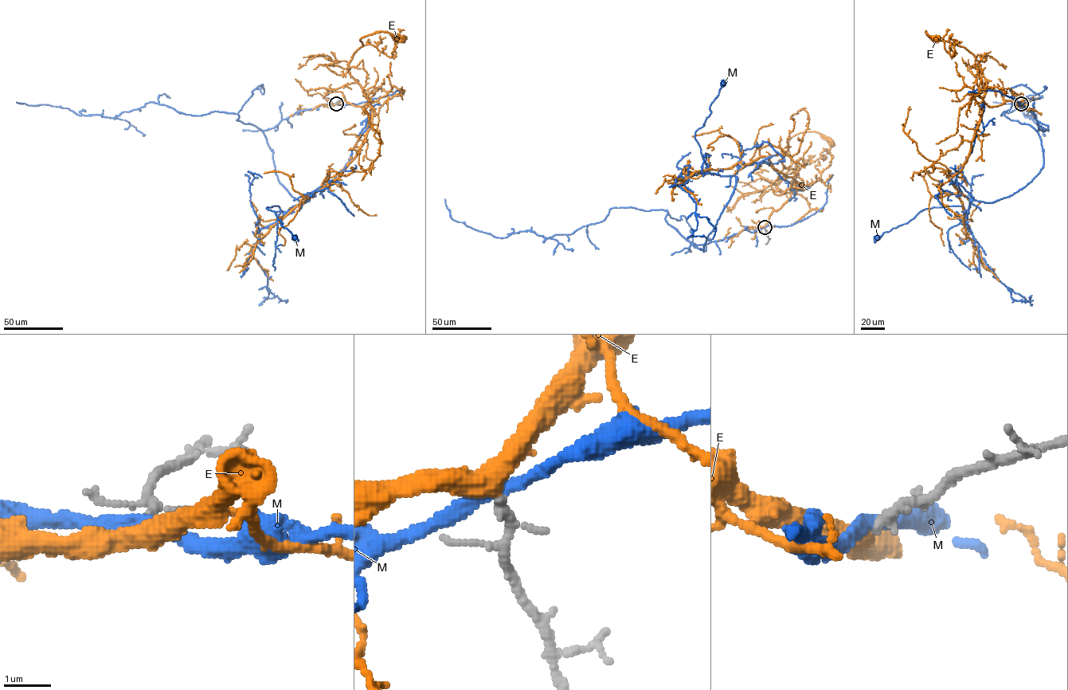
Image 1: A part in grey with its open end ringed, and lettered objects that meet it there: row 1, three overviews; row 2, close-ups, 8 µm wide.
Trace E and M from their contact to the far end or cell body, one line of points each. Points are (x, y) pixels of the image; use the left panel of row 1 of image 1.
E: (336, 103), (370, 102), (348, 69), (361, 39), (380, 32), (402, 38)
M: (336, 103), (297, 111), (263, 131), (278, 180), (301, 202), (307, 199), (287, 212), (266, 208), (295, 237)

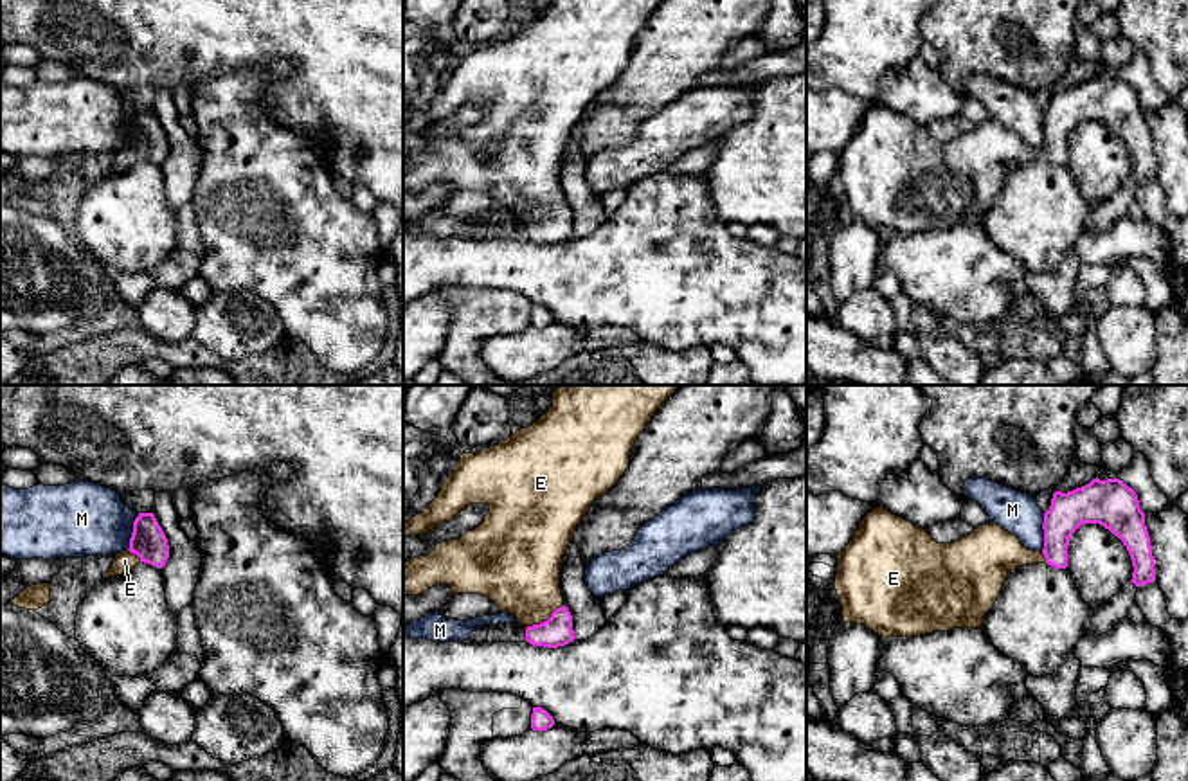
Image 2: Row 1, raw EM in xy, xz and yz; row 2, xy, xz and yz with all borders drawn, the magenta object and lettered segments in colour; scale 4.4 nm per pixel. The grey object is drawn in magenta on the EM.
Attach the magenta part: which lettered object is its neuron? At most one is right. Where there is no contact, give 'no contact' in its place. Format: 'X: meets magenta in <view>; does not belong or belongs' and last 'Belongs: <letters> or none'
E: meets magenta in xz; belongs
M: meets magenta in xy; does not belong
Belongs: E

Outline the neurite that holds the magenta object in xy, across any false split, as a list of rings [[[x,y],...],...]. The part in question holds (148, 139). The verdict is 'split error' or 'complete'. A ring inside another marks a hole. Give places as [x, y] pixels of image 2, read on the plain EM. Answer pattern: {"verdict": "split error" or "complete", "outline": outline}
{"verdict": "split error", "outline": [[[139,110],[133,119],[130,146],[115,151],[104,175],[130,169],[140,158],[162,166],[169,155],[167,135],[153,110]]]}

